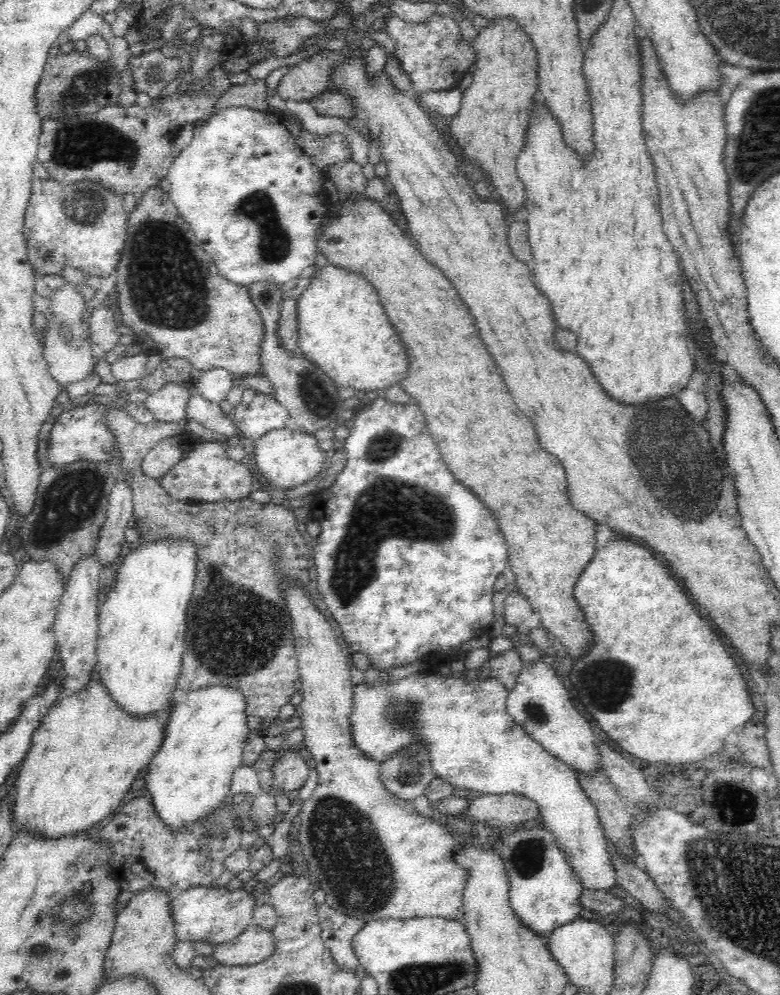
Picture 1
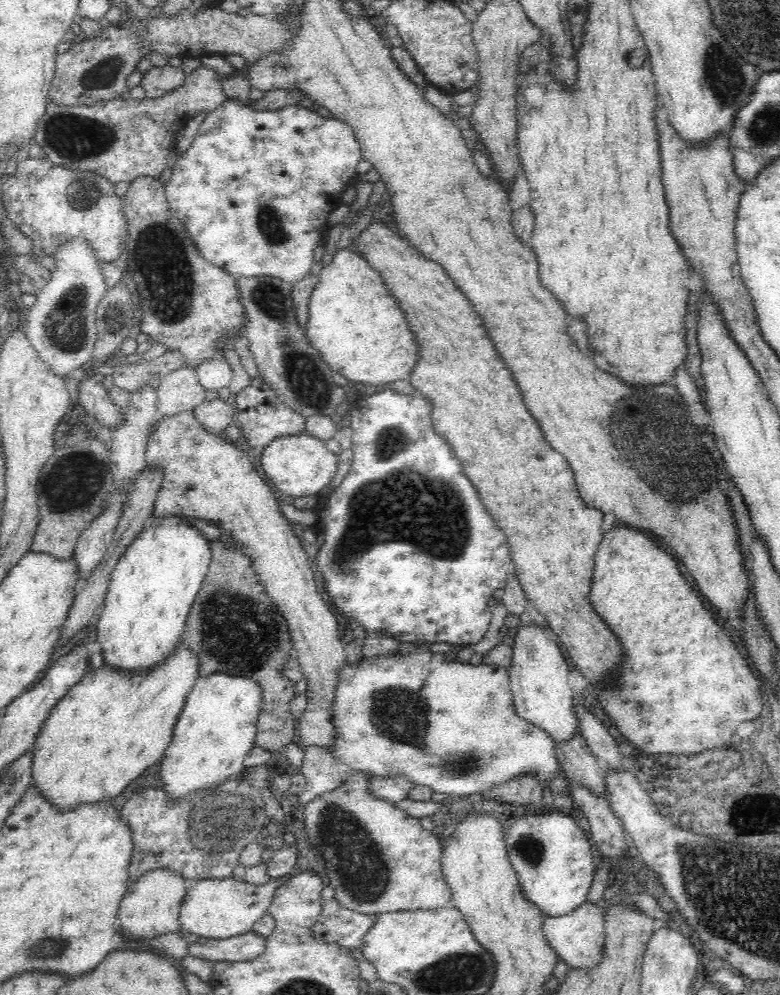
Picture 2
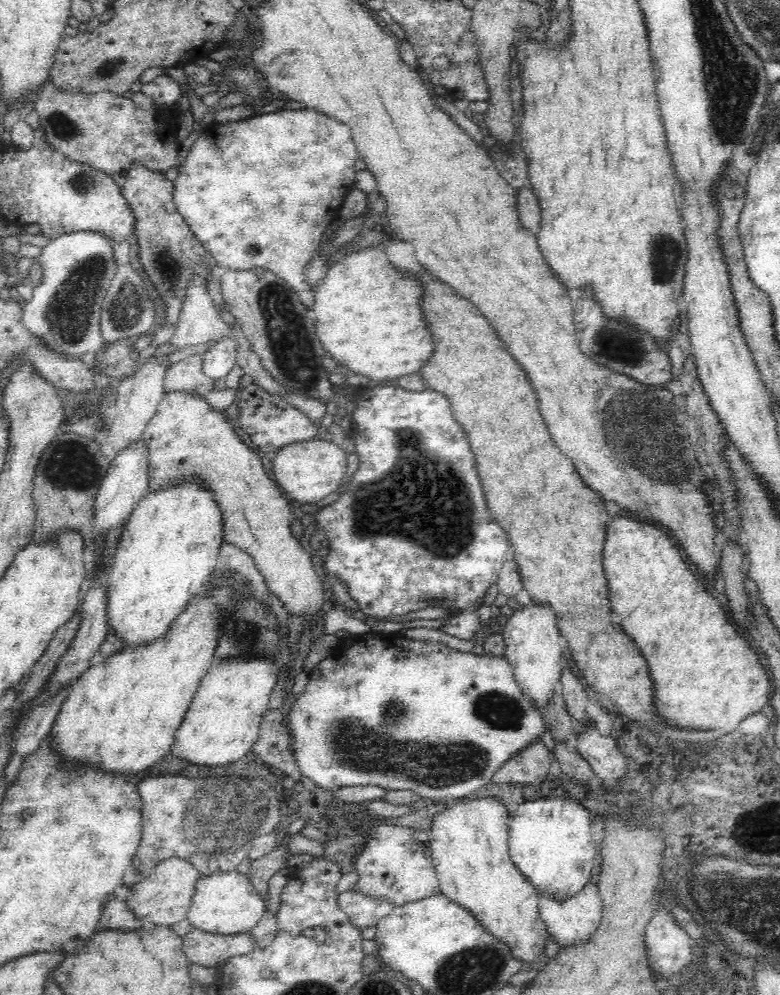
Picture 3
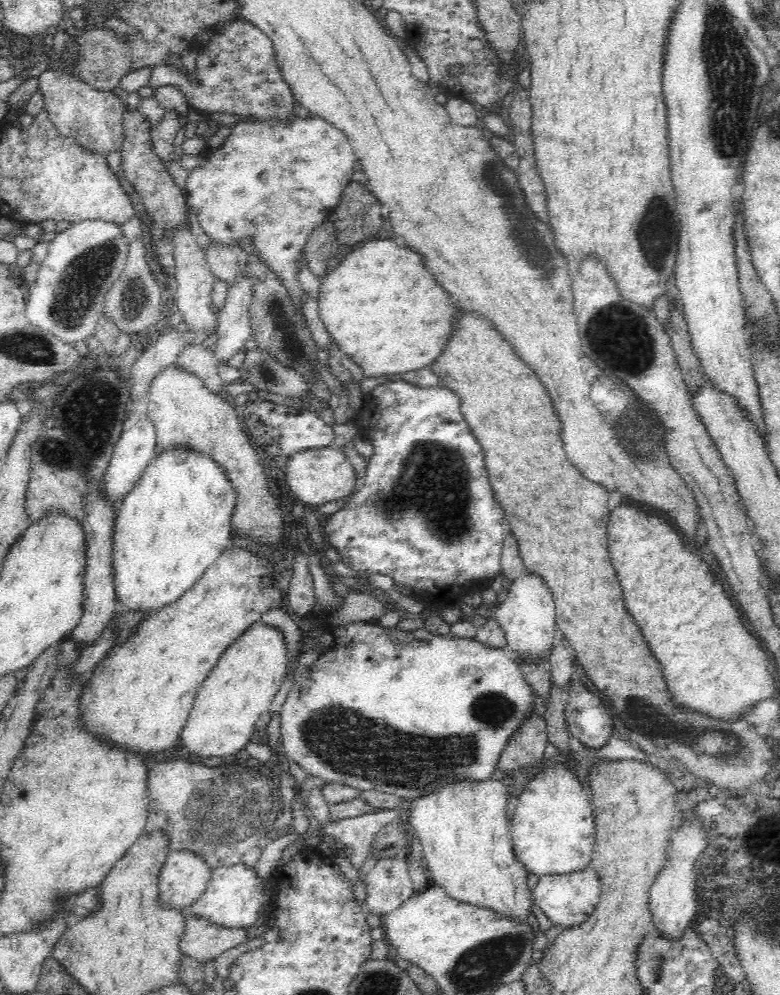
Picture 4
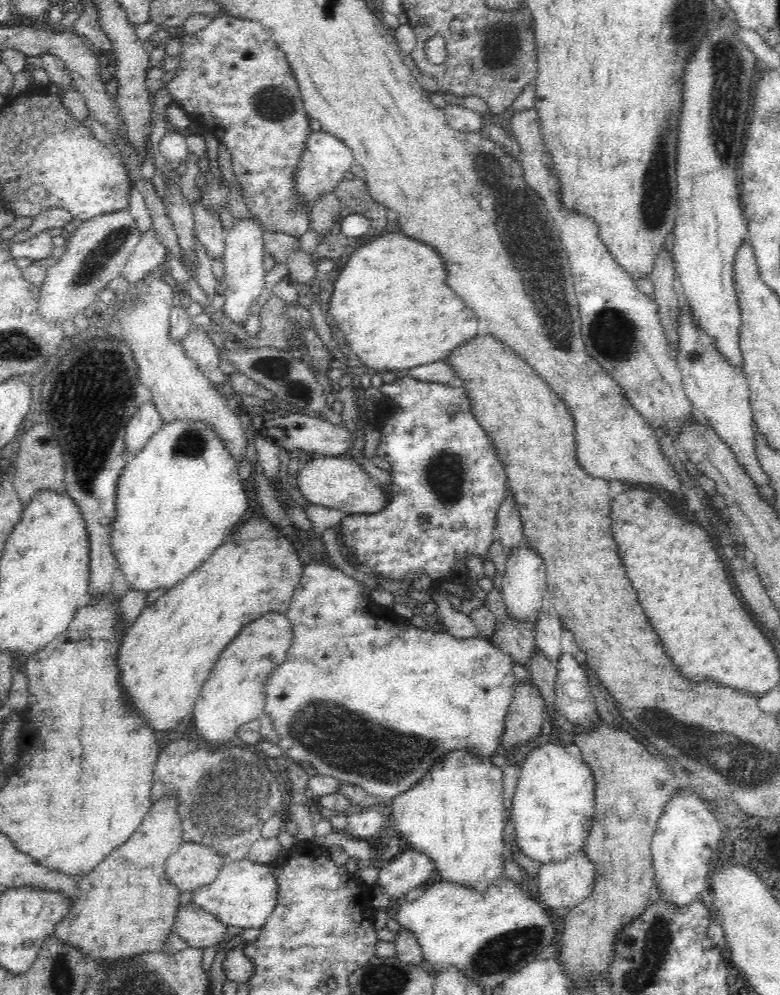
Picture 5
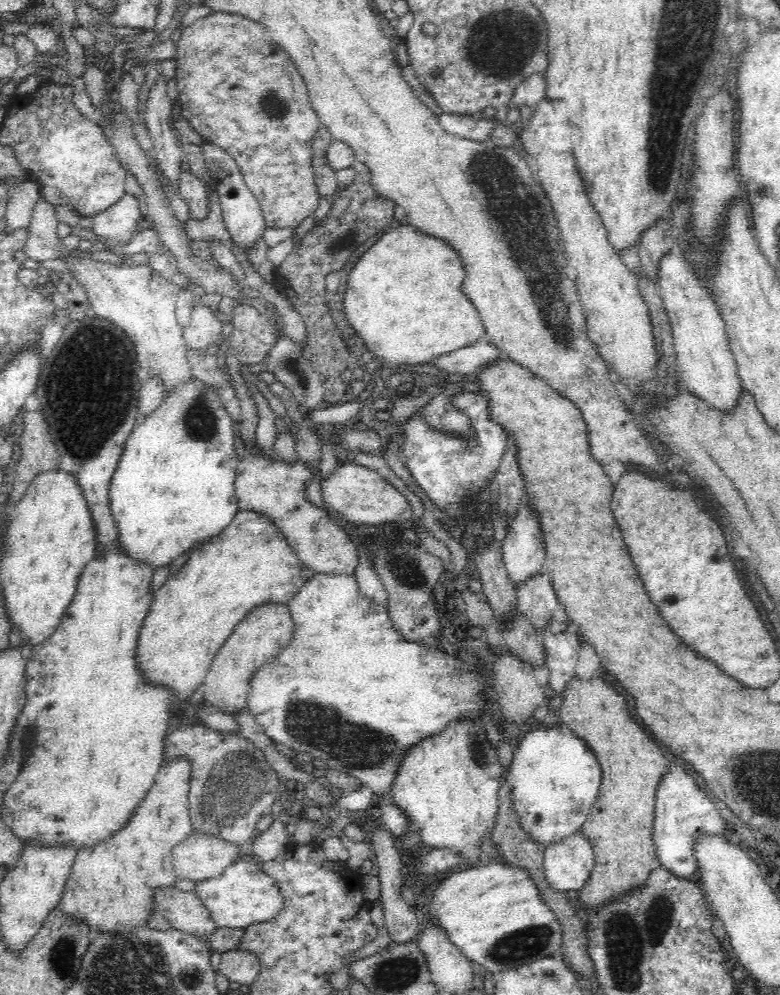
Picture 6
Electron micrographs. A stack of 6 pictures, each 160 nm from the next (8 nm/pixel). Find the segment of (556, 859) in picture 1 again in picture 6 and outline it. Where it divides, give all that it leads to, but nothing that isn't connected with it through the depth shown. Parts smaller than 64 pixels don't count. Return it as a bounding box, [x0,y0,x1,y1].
[510,720,602,846]

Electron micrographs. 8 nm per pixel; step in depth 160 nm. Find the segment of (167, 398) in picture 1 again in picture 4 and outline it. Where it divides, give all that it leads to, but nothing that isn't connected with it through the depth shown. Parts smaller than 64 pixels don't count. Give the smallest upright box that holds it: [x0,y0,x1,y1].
[176,344,226,393]

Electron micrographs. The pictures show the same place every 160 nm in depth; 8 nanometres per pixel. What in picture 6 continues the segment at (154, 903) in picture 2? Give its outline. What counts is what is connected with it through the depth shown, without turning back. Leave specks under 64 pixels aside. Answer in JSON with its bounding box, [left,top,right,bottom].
[172,832,246,883]

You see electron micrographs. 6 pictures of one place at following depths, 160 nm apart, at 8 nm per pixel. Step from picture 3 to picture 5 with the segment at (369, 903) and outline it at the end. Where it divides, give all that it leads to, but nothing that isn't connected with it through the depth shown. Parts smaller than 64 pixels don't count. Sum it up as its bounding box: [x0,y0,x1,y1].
[374,850,436,904]

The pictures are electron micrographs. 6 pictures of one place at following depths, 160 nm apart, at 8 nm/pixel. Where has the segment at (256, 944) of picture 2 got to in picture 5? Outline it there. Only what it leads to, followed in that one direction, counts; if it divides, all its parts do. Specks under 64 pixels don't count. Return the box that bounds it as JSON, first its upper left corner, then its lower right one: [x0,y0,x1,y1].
[171,900,229,949]

